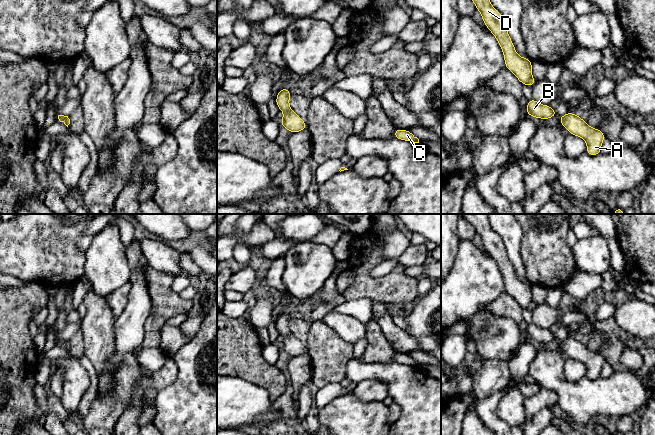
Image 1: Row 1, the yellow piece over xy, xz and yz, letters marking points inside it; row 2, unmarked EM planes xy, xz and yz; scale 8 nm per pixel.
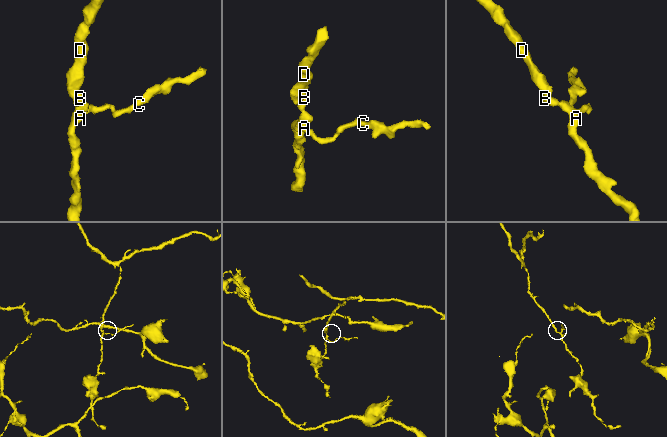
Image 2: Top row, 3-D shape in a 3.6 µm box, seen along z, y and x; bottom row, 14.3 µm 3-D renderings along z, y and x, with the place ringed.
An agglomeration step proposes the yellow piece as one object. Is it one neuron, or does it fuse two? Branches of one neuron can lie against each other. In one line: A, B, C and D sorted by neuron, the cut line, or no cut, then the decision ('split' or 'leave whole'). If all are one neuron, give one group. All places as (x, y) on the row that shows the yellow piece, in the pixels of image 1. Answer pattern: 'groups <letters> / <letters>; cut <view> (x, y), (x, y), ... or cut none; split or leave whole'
groups A B C D; cut none; leave whole

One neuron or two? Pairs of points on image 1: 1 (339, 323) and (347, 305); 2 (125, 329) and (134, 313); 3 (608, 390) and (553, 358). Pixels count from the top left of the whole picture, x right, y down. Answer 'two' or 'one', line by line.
1: two
2: one
3: one

